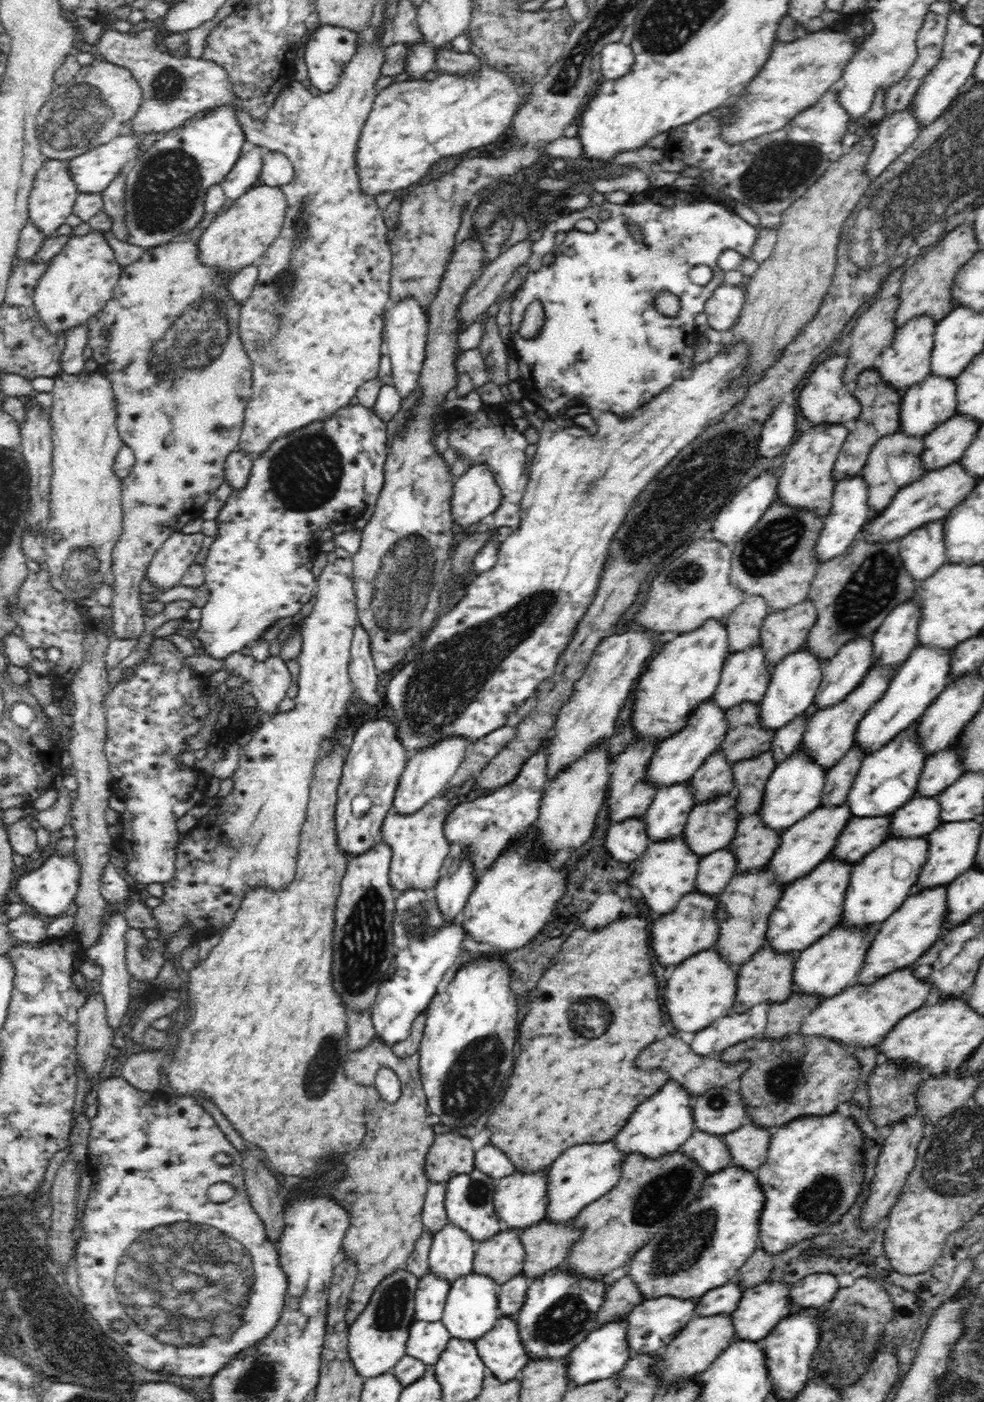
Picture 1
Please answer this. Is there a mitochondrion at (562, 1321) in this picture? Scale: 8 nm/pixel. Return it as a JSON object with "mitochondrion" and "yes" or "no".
{"mitochondrion":"yes"}

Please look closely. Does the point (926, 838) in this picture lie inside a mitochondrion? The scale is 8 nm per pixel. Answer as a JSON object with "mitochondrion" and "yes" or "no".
{"mitochondrion":"no"}

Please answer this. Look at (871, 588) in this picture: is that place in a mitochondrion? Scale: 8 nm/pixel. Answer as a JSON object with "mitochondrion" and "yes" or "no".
{"mitochondrion":"yes"}

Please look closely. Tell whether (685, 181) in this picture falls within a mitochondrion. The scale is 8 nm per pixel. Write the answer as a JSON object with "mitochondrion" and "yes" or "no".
{"mitochondrion":"no"}

